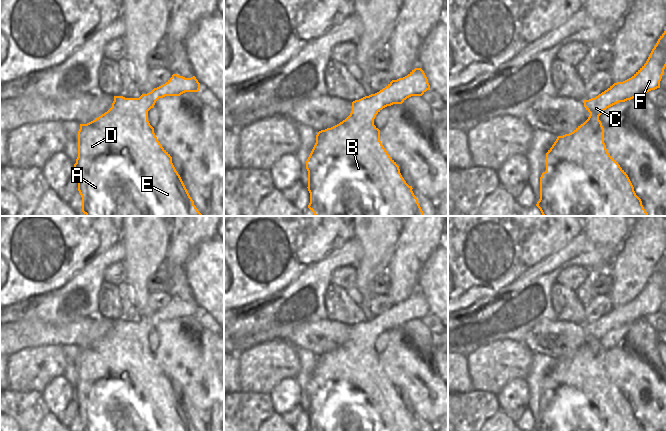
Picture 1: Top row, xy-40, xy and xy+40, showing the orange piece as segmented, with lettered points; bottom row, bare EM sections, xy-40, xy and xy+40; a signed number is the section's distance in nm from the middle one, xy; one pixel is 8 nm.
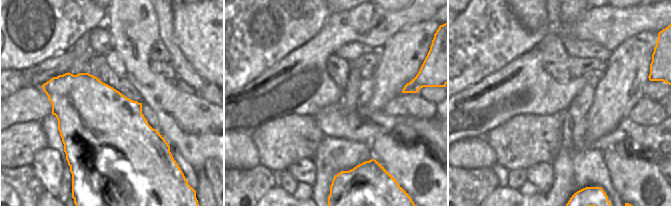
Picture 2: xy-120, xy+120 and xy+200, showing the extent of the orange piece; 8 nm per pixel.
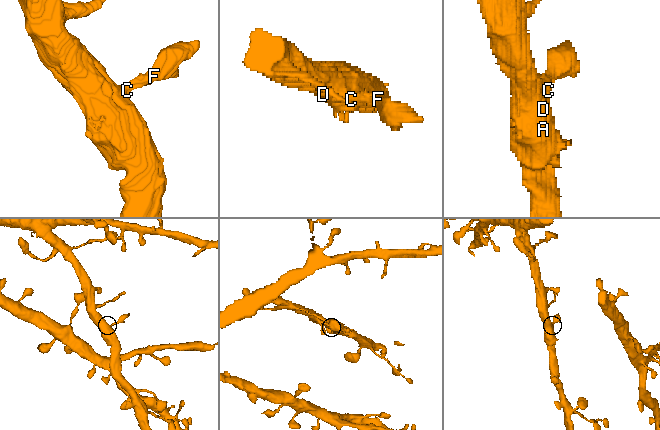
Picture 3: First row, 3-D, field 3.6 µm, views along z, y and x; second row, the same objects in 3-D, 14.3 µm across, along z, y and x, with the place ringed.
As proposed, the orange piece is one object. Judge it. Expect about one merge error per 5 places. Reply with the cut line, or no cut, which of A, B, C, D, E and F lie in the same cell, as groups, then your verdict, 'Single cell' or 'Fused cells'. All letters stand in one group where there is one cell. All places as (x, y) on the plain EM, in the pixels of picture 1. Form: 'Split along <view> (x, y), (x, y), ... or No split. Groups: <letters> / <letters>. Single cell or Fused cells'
No split. Groups: A B C D E F. Single cell.

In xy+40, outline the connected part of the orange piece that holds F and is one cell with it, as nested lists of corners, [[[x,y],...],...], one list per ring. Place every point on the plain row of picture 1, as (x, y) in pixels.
[[[666,254],[658,263],[646,287],[629,303],[614,307],[589,324],[583,324],[590,337],[588,343],[573,356],[558,360],[546,377],[546,395],[540,401],[540,423],[537,431],[643,431],[634,411],[618,386],[608,377],[604,352],[599,340],[609,331],[644,320],[660,312],[666,291]]]

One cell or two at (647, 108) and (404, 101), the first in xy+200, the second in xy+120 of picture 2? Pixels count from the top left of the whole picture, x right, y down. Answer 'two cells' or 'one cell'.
one cell

